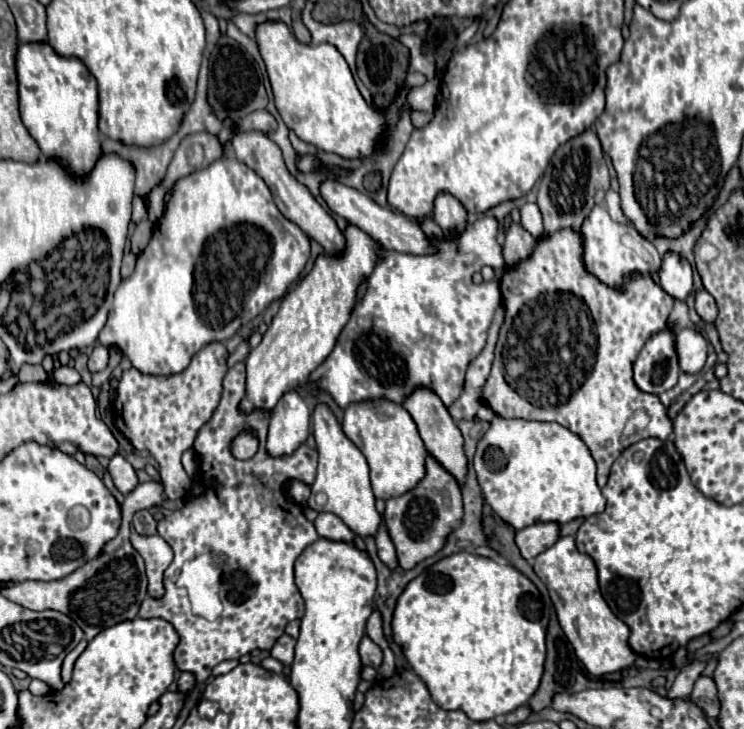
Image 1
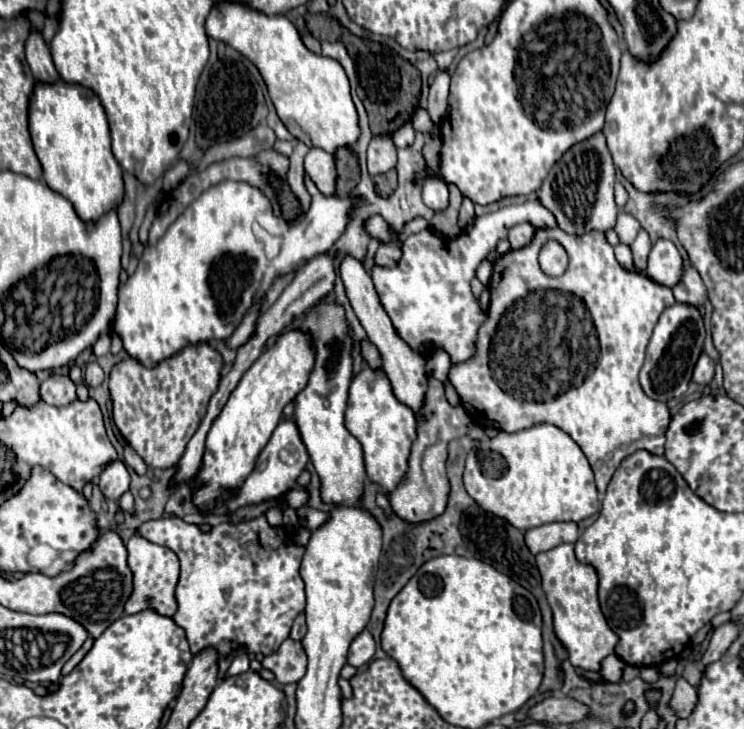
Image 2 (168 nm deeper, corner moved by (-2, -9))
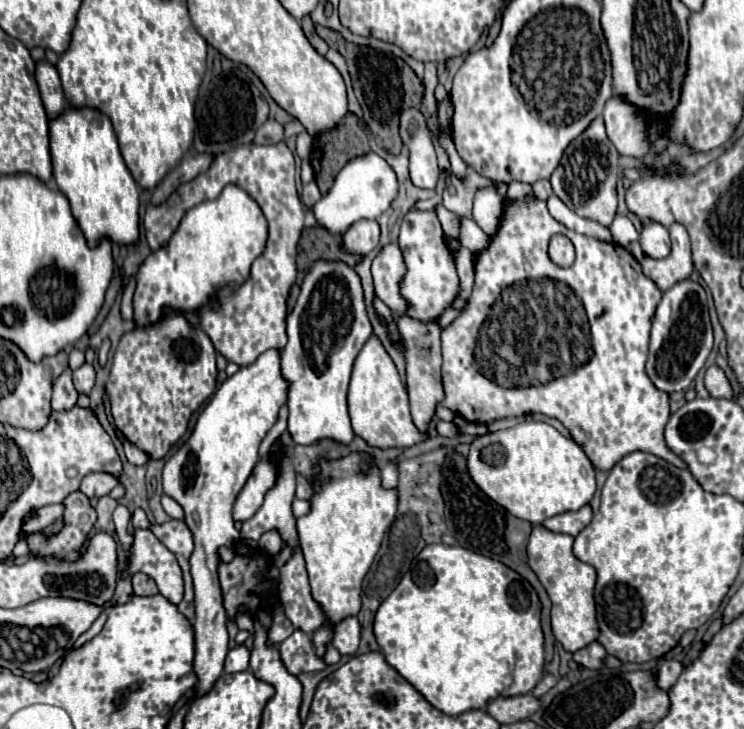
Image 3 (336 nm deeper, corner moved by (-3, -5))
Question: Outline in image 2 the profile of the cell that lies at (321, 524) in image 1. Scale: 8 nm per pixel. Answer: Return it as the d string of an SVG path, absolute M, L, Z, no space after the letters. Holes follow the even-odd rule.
M309 505L297 509L297 515L299 515L301 519L305 519L305 527L309 527L311 531L317 529L317 527L321 527L321 525L327 521L327 517L329 517L325 511L313 509L313 507L309 507Z

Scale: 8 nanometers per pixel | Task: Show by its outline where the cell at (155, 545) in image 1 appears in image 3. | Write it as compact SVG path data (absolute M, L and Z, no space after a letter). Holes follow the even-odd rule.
M136 529L134 531L134 541L130 545L130 555L128 555L128 563L124 565L118 585L116 585L116 593L112 597L112 603L116 605L124 605L126 601L130 601L130 597L134 595L132 591L132 575L134 573L146 573L148 577L152 577L160 589L160 595L164 595L170 603L178 605L182 601L184 595L184 581L182 581L182 569L174 557L174 553L170 553L170 549L166 549L166 545L162 541L158 541L154 537L152 531L148 529Z

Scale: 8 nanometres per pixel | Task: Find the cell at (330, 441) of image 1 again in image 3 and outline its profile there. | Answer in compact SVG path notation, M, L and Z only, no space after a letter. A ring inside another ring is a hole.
M316 261L312 271L306 275L298 301L288 315L288 345L282 351L282 375L290 381L288 389L288 433L298 445L314 445L320 439L334 439L342 445L354 441L354 431L350 427L346 409L346 391L350 383L350 373L354 359L372 335L372 325L366 315L362 285L358 275L342 261Z

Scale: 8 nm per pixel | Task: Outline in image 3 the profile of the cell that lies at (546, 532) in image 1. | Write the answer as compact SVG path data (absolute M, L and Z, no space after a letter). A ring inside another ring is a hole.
M586 505L576 513L554 515L550 519L546 519L542 523L542 527L546 527L548 531L554 531L554 533L566 533L566 535L576 537L590 523L590 519L592 519L592 509L590 509L590 505Z

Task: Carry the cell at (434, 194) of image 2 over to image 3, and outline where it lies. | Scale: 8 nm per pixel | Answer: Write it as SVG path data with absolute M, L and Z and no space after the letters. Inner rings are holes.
M406 109L400 119L400 135L410 151L410 179L420 189L436 189L440 169L426 121L418 109Z

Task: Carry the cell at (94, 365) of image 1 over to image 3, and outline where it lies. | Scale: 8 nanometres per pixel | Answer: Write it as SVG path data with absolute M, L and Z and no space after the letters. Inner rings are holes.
M84 363L80 369L74 371L74 387L78 389L78 393L90 393L90 389L94 387L96 381L96 369L92 363Z

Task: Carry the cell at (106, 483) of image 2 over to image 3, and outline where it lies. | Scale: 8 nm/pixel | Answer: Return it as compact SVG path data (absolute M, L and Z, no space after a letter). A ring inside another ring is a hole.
M90 473L84 477L82 485L80 485L80 491L88 497L104 497L108 495L116 485L118 485L118 477L110 475L110 473Z

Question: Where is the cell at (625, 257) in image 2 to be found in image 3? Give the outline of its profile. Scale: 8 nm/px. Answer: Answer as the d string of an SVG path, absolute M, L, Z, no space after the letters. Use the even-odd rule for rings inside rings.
M598 117L580 137L576 137L566 147L560 165L550 177L550 183L554 195L560 197L564 205L570 207L574 213L592 219L604 227L610 227L618 207L616 179L618 179L618 151L614 149L612 141L606 137L602 117Z

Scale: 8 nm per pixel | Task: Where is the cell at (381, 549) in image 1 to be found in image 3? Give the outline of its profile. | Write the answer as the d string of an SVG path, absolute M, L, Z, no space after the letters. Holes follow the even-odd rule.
M384 463L380 465L380 479L382 479L382 487L384 489L394 489L398 483L398 469L392 463Z

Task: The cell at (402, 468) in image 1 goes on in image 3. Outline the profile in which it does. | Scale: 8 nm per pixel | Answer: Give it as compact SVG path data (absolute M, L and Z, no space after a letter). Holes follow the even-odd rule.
M374 335L366 341L366 345L354 361L348 389L348 413L354 433L362 437L370 447L406 449L424 441L422 433L418 433L418 429L412 423L408 409L408 393L400 381L396 365Z

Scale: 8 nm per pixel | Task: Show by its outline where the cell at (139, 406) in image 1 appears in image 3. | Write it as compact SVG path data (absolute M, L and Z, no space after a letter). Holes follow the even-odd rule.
M170 315L146 329L134 329L120 339L120 345L114 353L112 369L106 381L106 391L110 395L112 417L116 427L124 433L124 437L140 447L150 459L158 461L168 455L172 445L176 445L182 435L188 431L188 423L192 415L208 401L208 397L216 389L216 349L210 337L196 329L188 317L184 315Z

